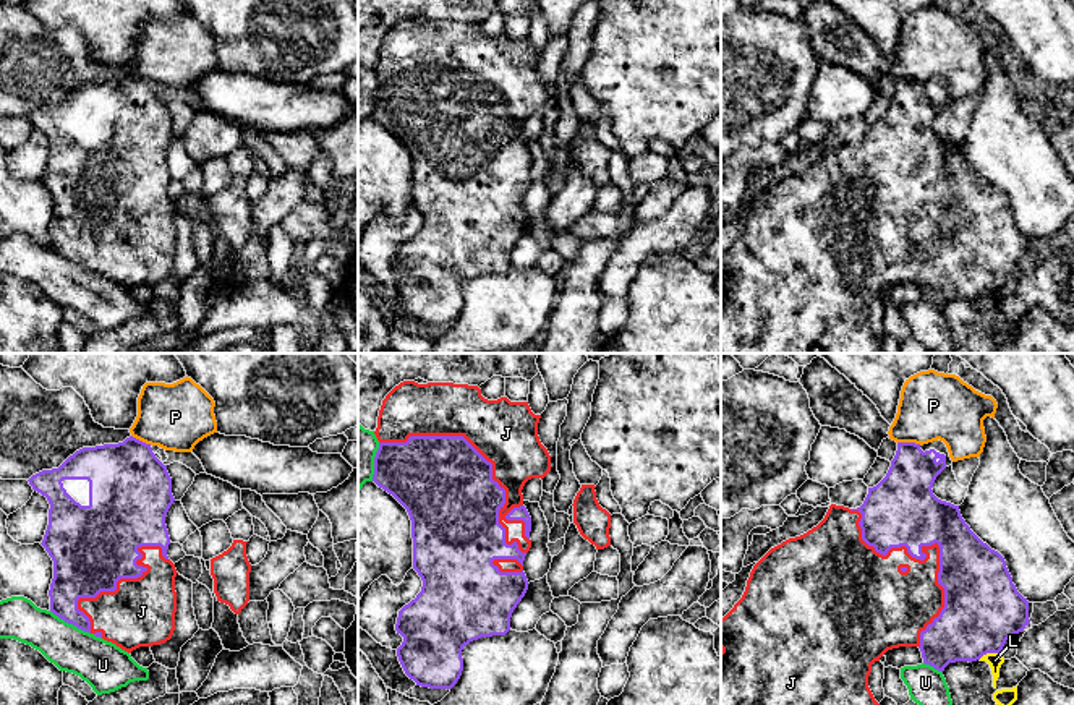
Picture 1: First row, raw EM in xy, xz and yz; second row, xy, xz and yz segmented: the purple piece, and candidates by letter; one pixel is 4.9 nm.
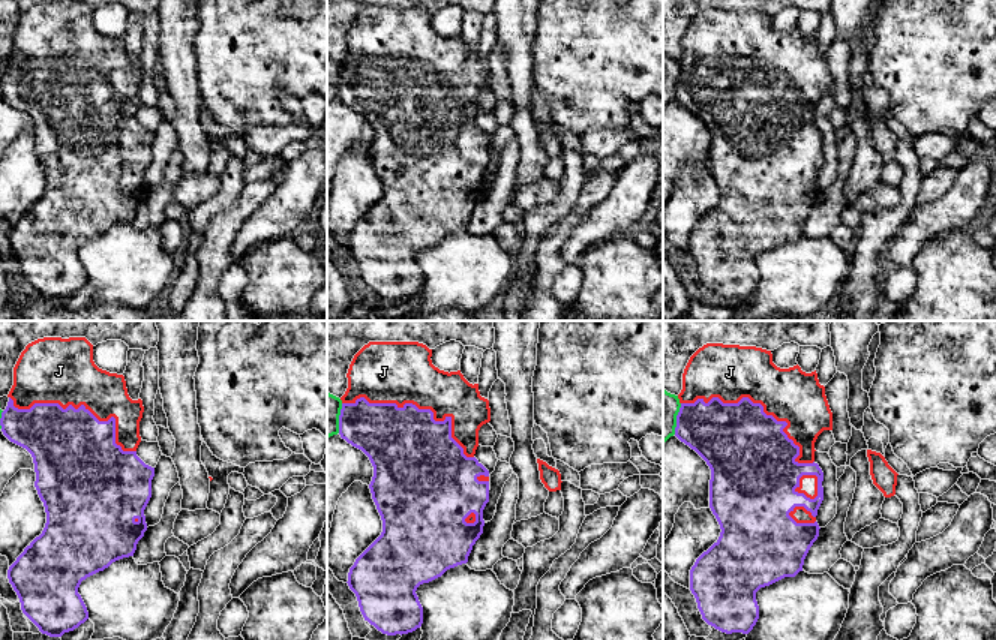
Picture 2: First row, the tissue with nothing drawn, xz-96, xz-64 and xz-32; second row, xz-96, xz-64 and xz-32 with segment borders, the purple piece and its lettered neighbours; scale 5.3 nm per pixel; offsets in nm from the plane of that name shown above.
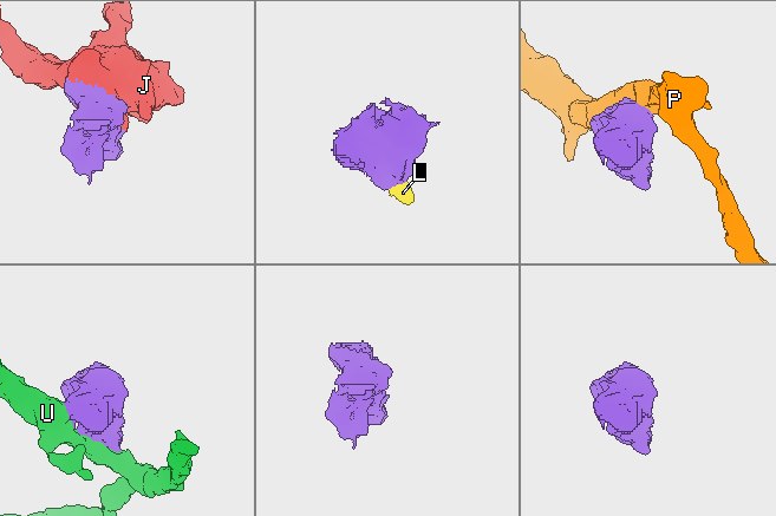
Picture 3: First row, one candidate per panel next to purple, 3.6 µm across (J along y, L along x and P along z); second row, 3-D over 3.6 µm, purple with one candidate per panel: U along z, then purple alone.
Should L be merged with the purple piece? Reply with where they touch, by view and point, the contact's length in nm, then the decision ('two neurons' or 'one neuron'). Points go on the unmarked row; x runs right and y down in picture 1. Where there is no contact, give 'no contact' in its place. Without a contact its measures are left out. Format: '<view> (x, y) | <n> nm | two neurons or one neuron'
yz (988, 289) | 120 nm | two neurons

